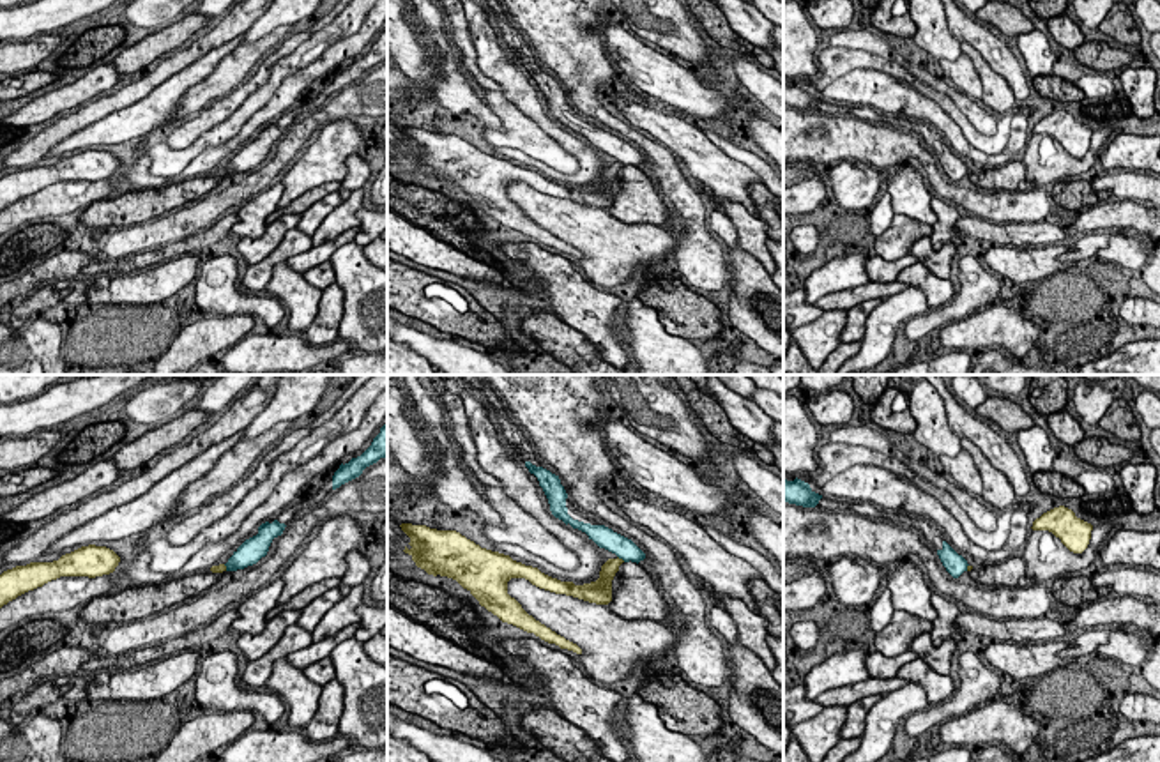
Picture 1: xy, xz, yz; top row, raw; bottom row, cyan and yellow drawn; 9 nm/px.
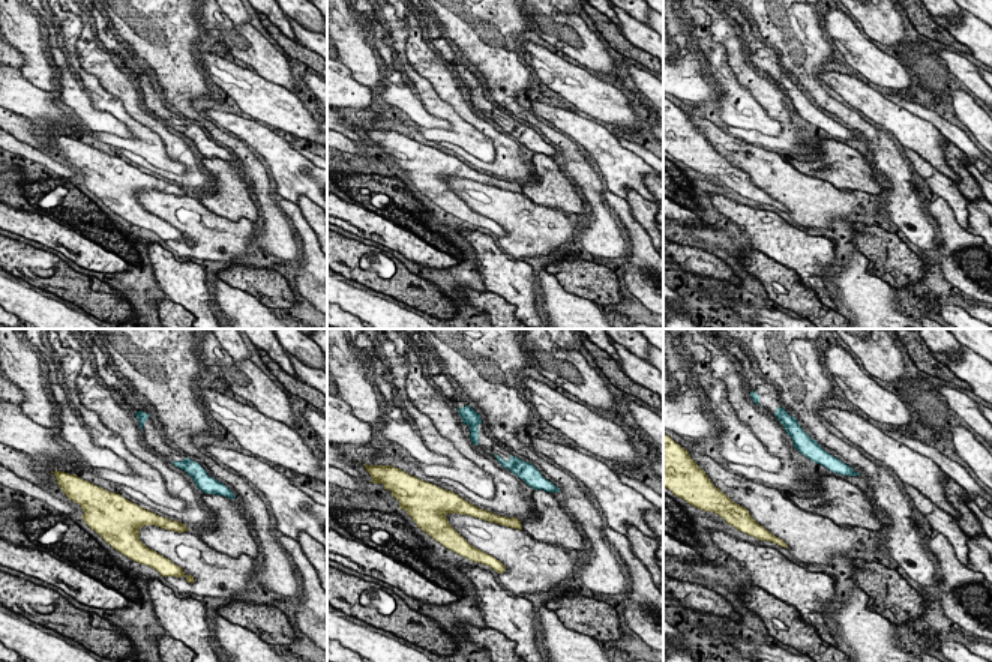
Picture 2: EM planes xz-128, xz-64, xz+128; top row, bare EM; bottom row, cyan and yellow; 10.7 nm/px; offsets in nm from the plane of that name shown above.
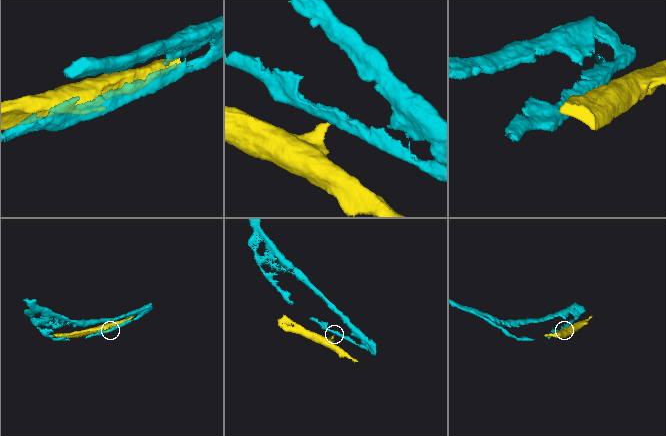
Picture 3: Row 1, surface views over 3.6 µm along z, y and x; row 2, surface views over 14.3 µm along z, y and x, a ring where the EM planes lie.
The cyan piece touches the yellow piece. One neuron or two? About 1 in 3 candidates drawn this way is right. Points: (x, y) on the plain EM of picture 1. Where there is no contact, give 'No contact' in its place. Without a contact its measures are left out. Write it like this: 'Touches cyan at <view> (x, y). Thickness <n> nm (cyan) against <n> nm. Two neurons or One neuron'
Touches cyan at xz (621, 161). Thickness 200 nm (cyan) against 140 nm. Two neurons

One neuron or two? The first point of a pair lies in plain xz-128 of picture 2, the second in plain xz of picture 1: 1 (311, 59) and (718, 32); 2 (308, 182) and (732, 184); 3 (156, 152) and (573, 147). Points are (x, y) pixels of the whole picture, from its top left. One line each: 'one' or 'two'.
1: one
2: one
3: two

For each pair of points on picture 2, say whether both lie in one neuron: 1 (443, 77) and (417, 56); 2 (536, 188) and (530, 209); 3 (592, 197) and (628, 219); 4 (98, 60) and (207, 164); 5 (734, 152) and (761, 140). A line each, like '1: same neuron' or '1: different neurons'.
1: same neuron
2: different neurons
3: different neurons
4: different neurons
5: different neurons

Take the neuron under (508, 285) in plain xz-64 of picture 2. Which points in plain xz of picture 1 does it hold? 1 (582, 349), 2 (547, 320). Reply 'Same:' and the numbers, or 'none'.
Same: none

